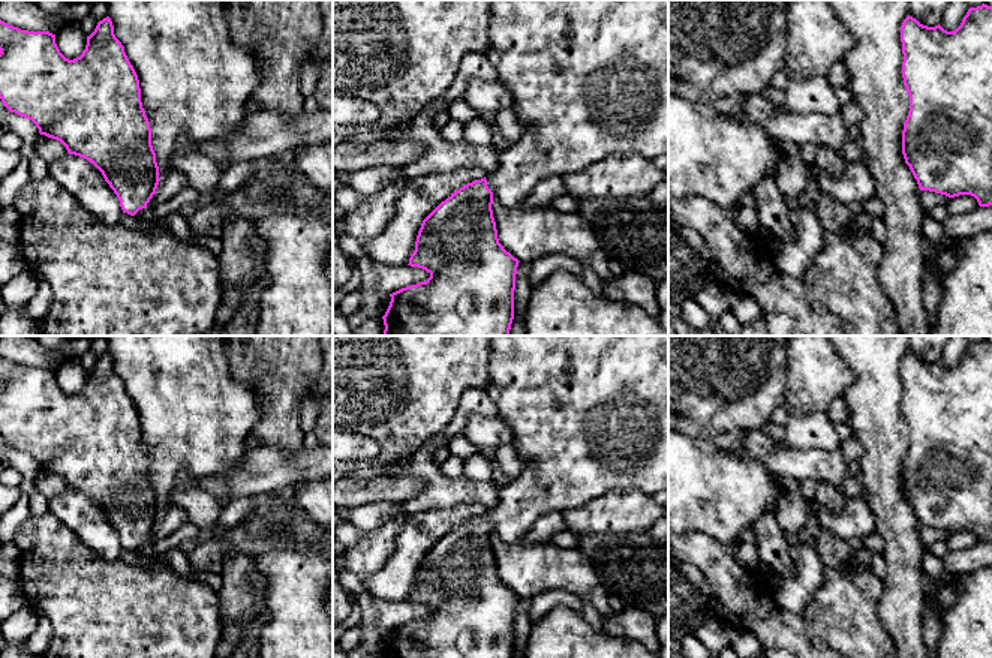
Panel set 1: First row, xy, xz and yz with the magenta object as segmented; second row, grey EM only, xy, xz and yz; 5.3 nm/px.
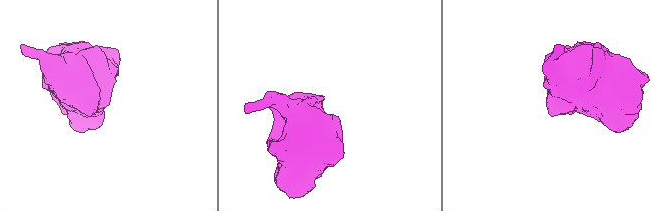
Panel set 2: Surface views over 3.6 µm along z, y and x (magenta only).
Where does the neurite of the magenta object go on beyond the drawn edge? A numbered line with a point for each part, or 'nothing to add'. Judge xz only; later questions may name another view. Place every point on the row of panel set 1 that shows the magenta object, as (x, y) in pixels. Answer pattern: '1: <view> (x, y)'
1: xz (589, 78)

